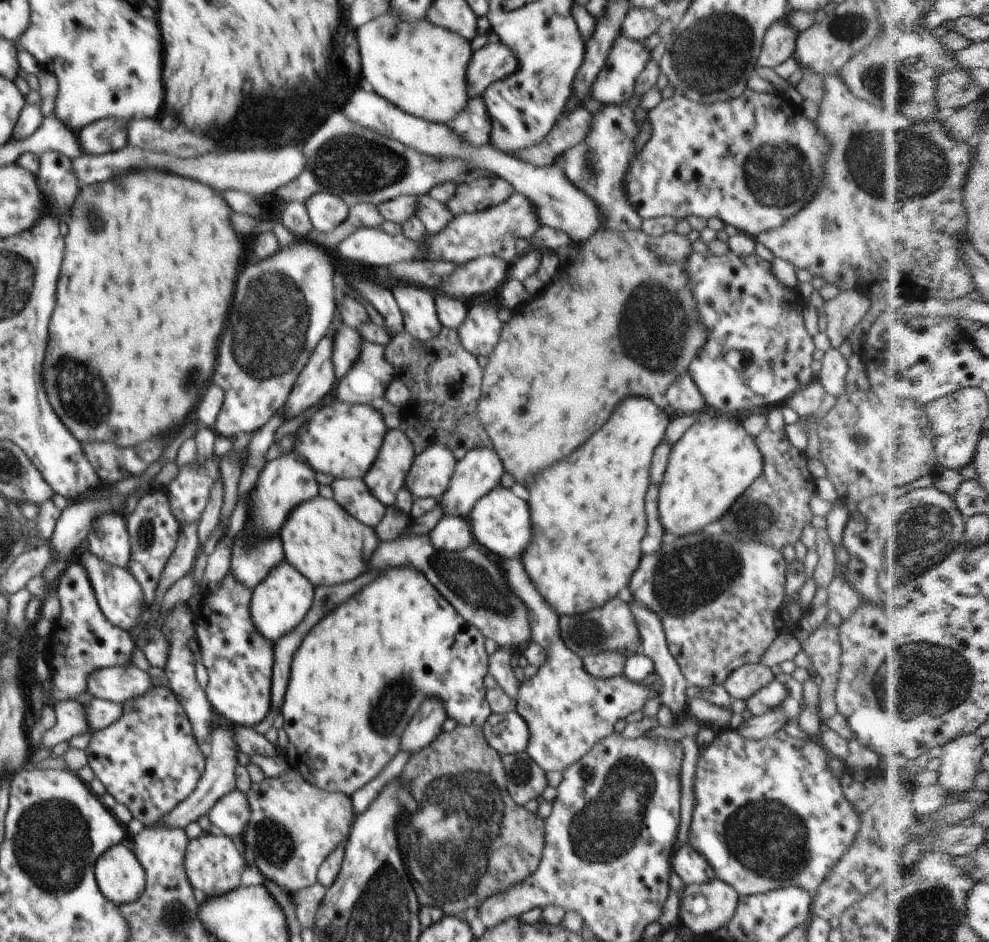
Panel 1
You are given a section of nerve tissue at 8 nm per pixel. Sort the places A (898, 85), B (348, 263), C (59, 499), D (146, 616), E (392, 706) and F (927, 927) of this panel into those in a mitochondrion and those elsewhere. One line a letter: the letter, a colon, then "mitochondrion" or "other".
A: mitochondrion
B: other
C: other
D: other
E: mitochondrion
F: mitochondrion

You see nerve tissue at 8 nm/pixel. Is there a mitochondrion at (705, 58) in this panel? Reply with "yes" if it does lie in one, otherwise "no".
yes

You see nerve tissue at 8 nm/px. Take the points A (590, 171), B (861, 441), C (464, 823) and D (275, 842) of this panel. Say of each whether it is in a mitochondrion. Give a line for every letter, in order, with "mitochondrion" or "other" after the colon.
A: mitochondrion
B: mitochondrion
C: mitochondrion
D: mitochondrion

